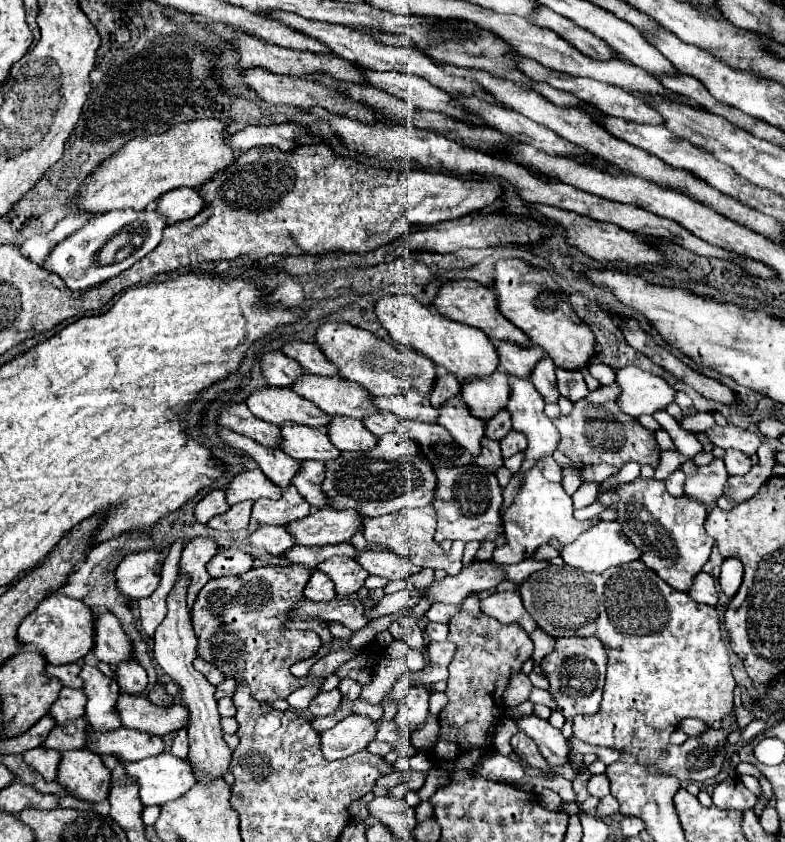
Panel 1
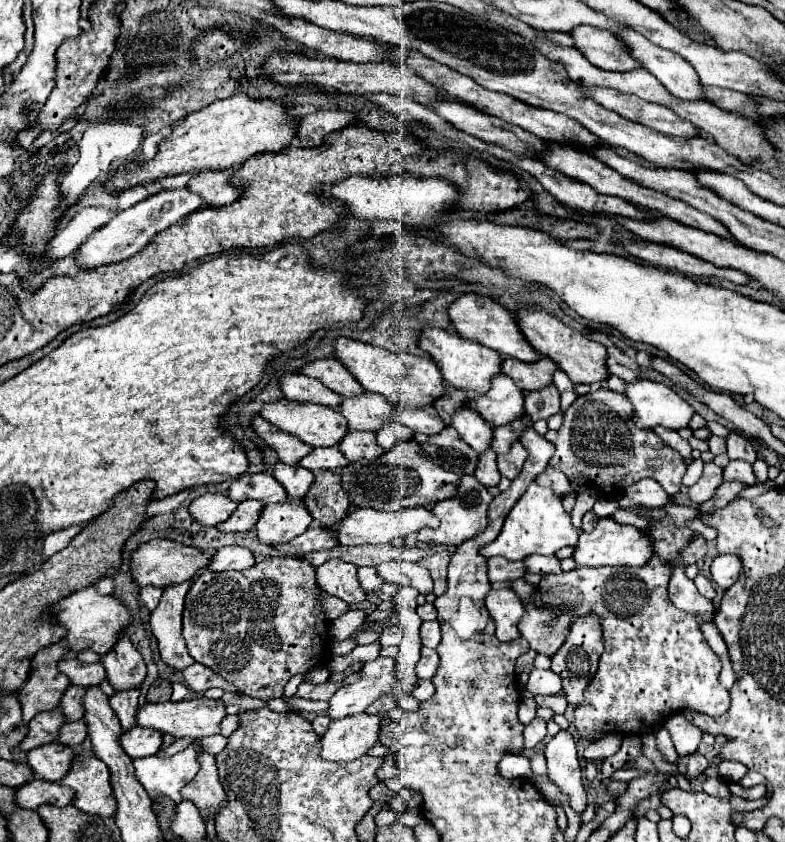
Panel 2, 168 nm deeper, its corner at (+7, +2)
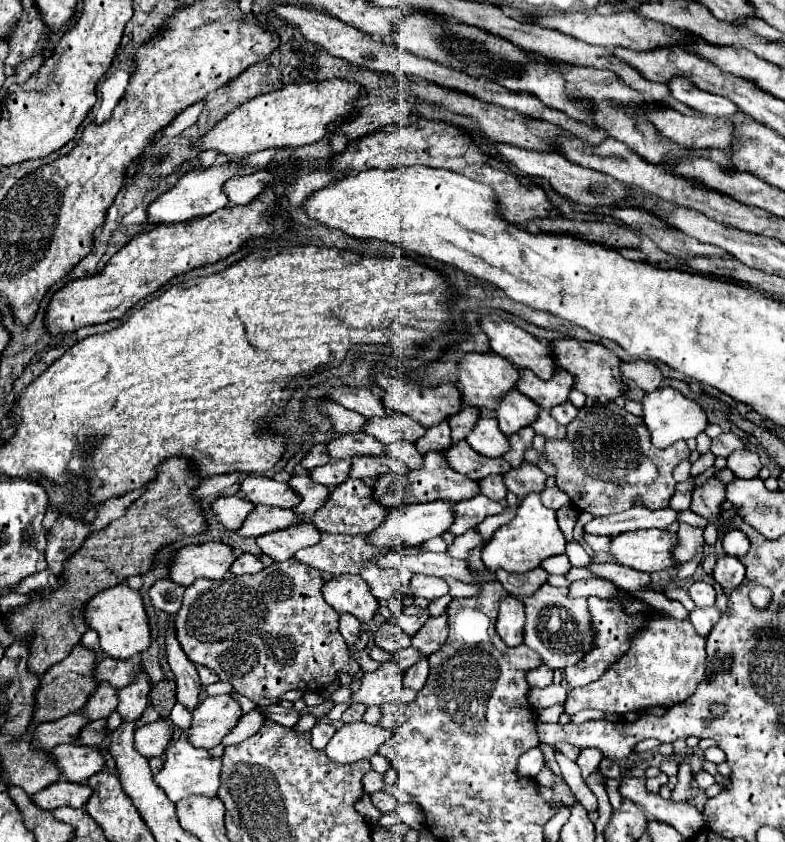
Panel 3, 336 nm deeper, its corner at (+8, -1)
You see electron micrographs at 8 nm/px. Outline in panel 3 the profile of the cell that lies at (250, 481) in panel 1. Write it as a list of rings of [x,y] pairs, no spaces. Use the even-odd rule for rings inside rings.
[[[250,475],[244,481],[240,481],[240,495],[254,505],[282,507],[282,509],[292,509],[300,501],[288,483],[278,483],[262,475]]]

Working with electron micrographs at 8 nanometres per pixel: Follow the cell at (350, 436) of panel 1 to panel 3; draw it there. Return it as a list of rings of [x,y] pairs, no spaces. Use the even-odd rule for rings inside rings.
[[[358,455],[352,457],[352,467],[350,467],[350,477],[358,477],[358,479],[366,479],[366,477],[376,477],[380,473],[386,471],[394,471],[394,473],[406,473],[408,467],[390,457],[390,455],[380,455],[380,457],[372,457],[372,455]]]

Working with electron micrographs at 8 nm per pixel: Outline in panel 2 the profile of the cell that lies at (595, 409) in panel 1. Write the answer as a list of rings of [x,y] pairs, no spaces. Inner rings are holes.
[[[599,388],[593,394],[579,396],[573,406],[563,412],[561,428],[557,432],[549,430],[545,438],[555,446],[555,456],[549,460],[549,466],[561,470],[569,480],[585,478],[589,488],[599,490],[599,498],[619,498],[627,486],[641,478],[657,480],[671,496],[681,490],[681,478],[687,470],[681,454],[655,432],[637,428],[631,402],[613,390]]]

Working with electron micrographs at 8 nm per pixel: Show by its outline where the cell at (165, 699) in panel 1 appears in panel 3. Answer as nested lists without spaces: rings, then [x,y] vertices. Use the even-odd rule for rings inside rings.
[[[160,681],[158,685],[152,687],[150,691],[150,701],[154,705],[154,709],[162,715],[168,717],[172,705],[176,703],[176,683],[174,681]]]

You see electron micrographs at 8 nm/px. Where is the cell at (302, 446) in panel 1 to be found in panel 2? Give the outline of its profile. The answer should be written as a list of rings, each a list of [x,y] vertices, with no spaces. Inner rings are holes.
[[[333,446],[333,448],[313,448],[313,452],[309,456],[305,456],[299,466],[315,472],[315,470],[337,470],[347,466],[347,458],[343,458],[343,454]]]

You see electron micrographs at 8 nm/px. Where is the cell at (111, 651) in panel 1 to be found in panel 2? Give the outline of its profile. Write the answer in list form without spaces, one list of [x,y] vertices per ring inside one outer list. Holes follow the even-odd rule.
[[[127,636],[119,638],[113,650],[103,656],[103,666],[115,692],[137,690],[147,676],[147,666]]]

